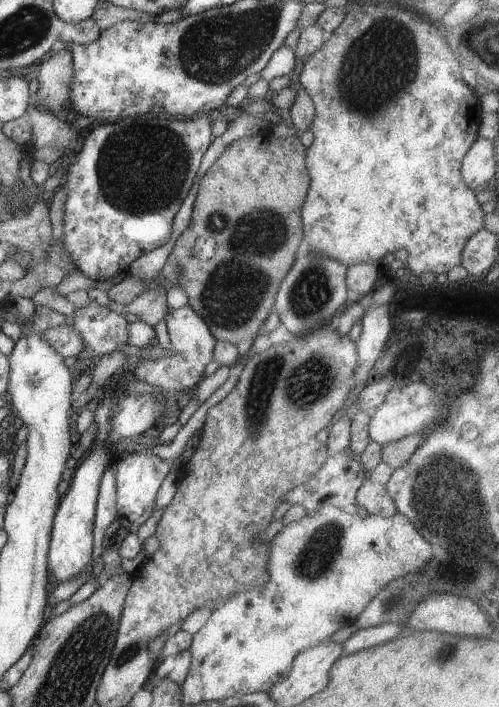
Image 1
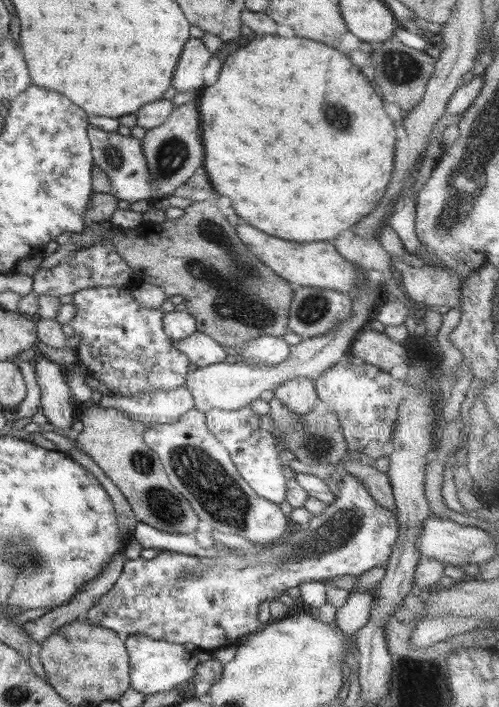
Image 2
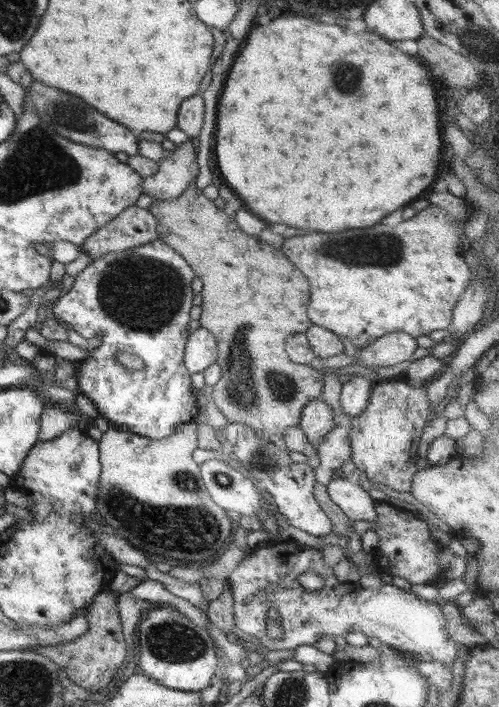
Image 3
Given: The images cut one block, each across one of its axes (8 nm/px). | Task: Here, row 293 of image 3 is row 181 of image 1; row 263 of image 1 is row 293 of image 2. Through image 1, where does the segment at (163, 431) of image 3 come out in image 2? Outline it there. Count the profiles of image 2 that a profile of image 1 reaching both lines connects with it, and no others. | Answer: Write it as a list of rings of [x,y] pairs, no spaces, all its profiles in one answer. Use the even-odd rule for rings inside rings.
[[[84,287],[74,293],[72,303],[76,315],[68,322],[74,328],[75,335],[80,338],[76,347],[78,363],[82,364],[91,376],[104,382],[105,388],[115,396],[139,396],[143,392],[170,392],[185,385],[188,364],[190,361],[184,353],[174,347],[174,341],[164,331],[162,309],[150,309],[140,305],[132,295],[129,287]]]

